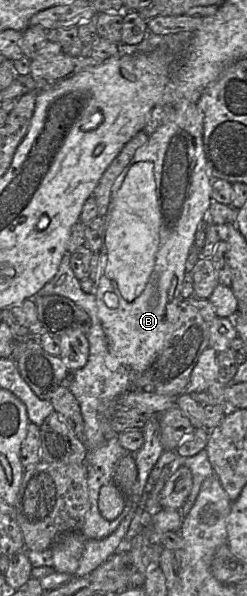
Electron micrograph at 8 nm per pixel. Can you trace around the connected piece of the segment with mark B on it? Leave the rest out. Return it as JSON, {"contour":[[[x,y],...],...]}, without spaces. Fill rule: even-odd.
{"contour":[[[179,100],[175,103],[168,103],[168,104],[165,104],[165,105],[172,105],[173,106],[173,110],[170,112],[169,116],[167,117],[167,121],[165,123],[163,123],[152,135],[150,135],[148,141],[136,151],[136,153],[134,154],[134,157],[131,160],[130,165],[127,166],[122,171],[122,173],[118,176],[118,178],[116,179],[116,181],[114,183],[113,191],[112,191],[111,198],[110,198],[110,203],[109,203],[109,206],[108,206],[108,211],[107,211],[107,213],[105,214],[105,217],[104,217],[104,220],[105,220],[104,245],[101,248],[101,250],[99,251],[101,277],[99,279],[99,283],[96,285],[96,293],[95,293],[96,303],[97,303],[97,308],[98,308],[98,311],[97,311],[98,318],[101,322],[103,331],[104,331],[106,337],[107,337],[110,353],[113,356],[117,357],[120,360],[121,363],[127,365],[133,372],[141,372],[141,371],[144,371],[145,369],[147,369],[154,362],[154,360],[161,353],[161,351],[165,348],[165,346],[167,344],[167,340],[171,337],[171,335],[174,331],[174,326],[175,326],[175,323],[176,323],[177,318],[178,318],[178,305],[183,300],[181,298],[181,291],[182,291],[184,276],[185,276],[185,273],[187,272],[186,271],[186,260],[188,258],[189,251],[190,251],[191,247],[195,246],[194,242],[195,242],[195,235],[196,235],[198,225],[202,220],[207,218],[208,210],[209,210],[209,207],[212,203],[212,178],[210,176],[210,172],[209,172],[209,168],[208,168],[208,165],[207,165],[207,160],[206,160],[205,152],[204,152],[204,145],[203,145],[203,119],[202,119],[202,116],[201,116],[200,112],[198,111],[197,105],[196,105],[196,103],[192,103],[192,102],[189,102],[187,100]],[[106,292],[112,292],[117,296],[118,306],[116,308],[112,309],[112,308],[109,308],[108,306],[105,305],[104,294]]]}

